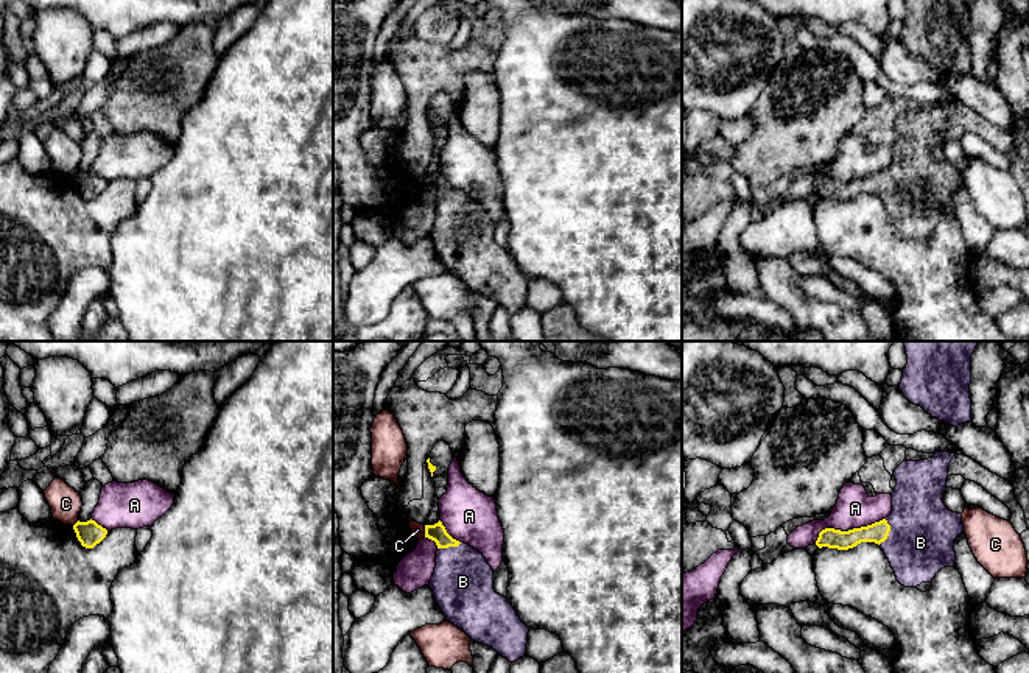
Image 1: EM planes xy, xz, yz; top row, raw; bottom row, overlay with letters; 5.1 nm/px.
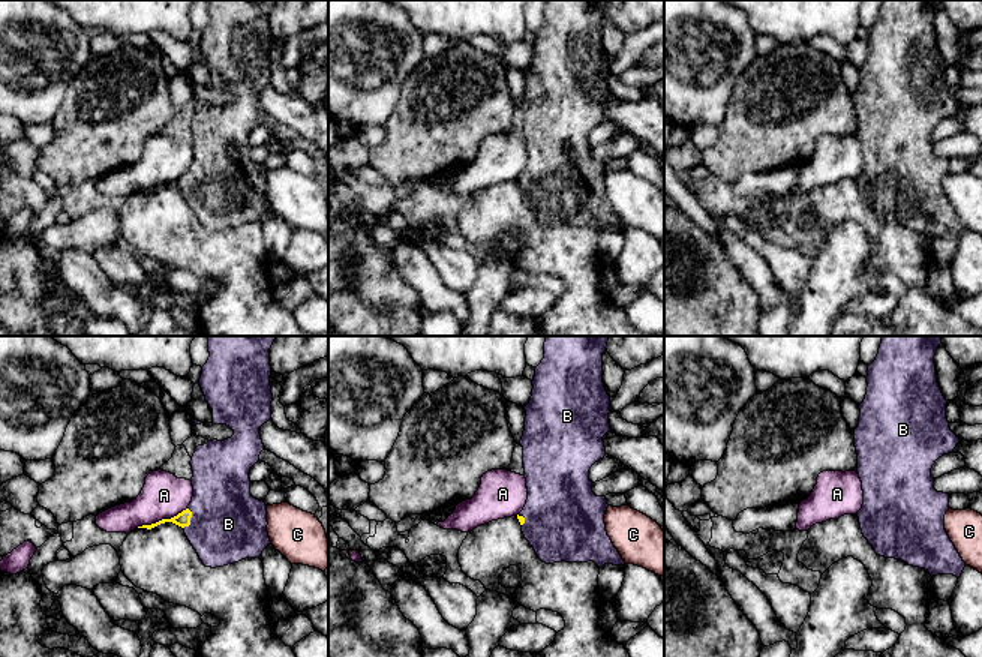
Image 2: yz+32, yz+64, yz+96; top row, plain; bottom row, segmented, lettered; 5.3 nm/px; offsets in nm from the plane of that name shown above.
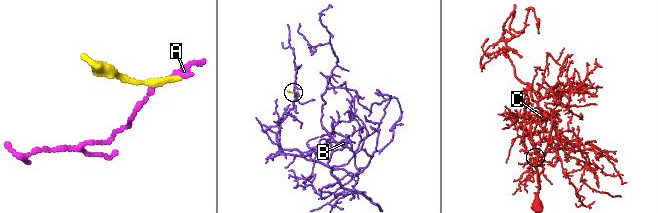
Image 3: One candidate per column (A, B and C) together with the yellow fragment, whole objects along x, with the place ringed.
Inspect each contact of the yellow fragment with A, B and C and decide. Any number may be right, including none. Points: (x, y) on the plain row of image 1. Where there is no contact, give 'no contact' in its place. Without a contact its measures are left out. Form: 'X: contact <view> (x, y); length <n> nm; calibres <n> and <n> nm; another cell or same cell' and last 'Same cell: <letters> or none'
A: contact yz (849, 181); length 400 nm; calibres 110 and 190 nm; another cell
B: contact yz (888, 184); length 140 nm; calibres 110 and 340 nm; same cell
C: contact xz (425, 183); length 60 nm; calibres 90 and 70 nm; another cell
Same cell: B

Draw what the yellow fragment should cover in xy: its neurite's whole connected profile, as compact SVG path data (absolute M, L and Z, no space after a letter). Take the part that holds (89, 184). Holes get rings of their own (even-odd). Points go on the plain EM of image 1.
M87 171L87 173L76 173L73 176L73 181L76 184L78 192L81 193L83 198L86 199L93 199L97 195L100 195L106 185L107 181L98 176L95 171Z

